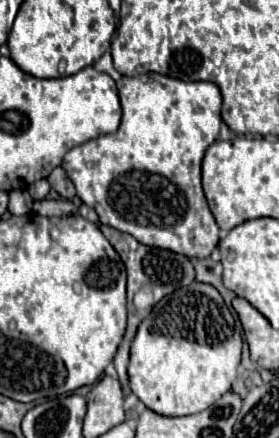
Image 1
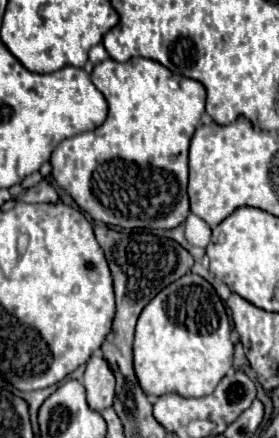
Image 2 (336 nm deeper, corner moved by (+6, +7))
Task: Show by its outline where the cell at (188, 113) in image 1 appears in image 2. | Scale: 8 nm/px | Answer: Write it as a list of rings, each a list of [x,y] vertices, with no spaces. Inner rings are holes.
[[[108,58],[92,70],[94,86],[104,94],[110,112],[102,126],[76,134],[58,144],[52,152],[52,178],[92,220],[122,228],[170,230],[186,222],[190,214],[188,184],[188,146],[204,114],[206,88],[192,78],[172,74],[162,64],[148,58],[132,58],[124,64]]]

